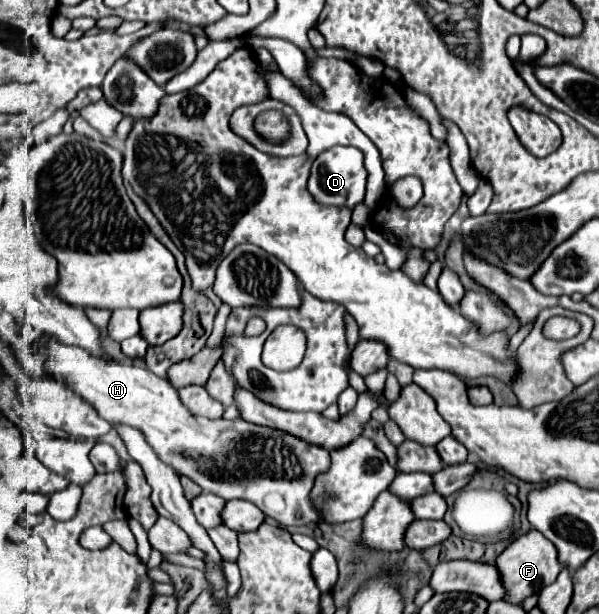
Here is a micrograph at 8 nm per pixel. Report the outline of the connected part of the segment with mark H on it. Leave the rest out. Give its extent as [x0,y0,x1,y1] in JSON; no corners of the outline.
[33,330,329,526]

